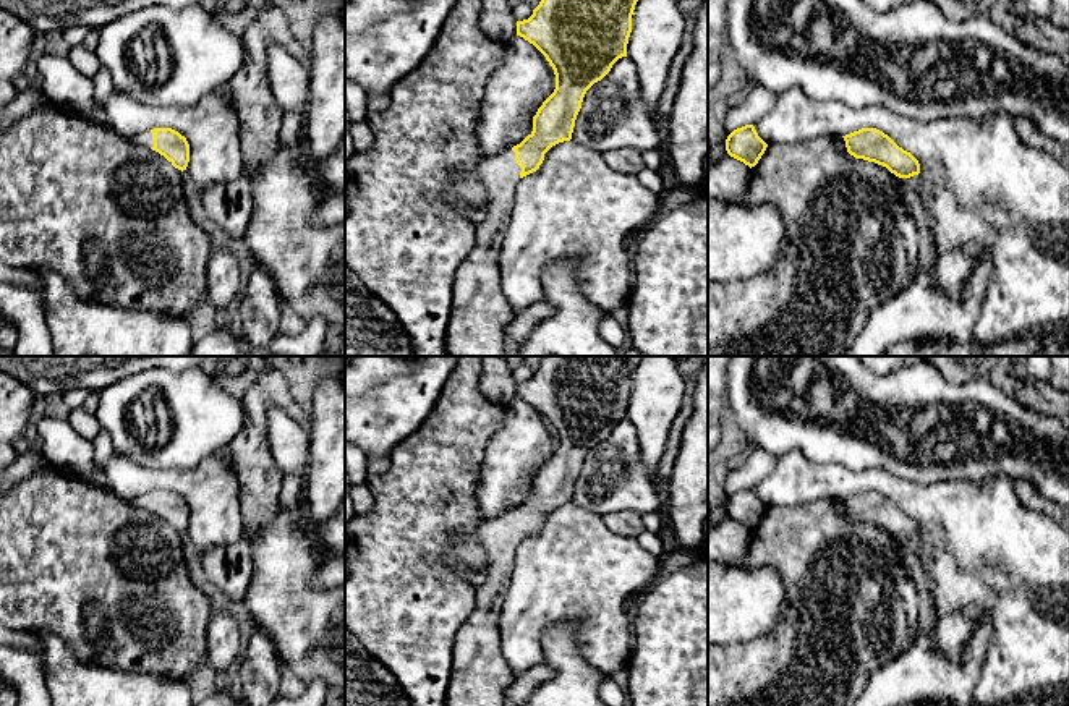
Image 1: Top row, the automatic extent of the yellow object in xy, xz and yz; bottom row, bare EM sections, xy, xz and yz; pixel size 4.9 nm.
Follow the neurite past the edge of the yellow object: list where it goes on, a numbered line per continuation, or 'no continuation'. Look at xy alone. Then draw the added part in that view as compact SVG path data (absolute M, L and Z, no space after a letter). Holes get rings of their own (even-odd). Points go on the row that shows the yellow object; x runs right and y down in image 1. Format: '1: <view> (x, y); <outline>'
1: xy (144, 138); M151 131L139 133L139 134L133 136L130 141L134 142L134 144L146 146L146 147L154 146L154 139L152 139Z

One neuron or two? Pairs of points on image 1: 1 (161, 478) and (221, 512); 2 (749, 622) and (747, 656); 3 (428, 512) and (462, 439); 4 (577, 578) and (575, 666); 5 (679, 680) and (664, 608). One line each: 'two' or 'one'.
1: one
2: two
3: one
4: two
5: one

